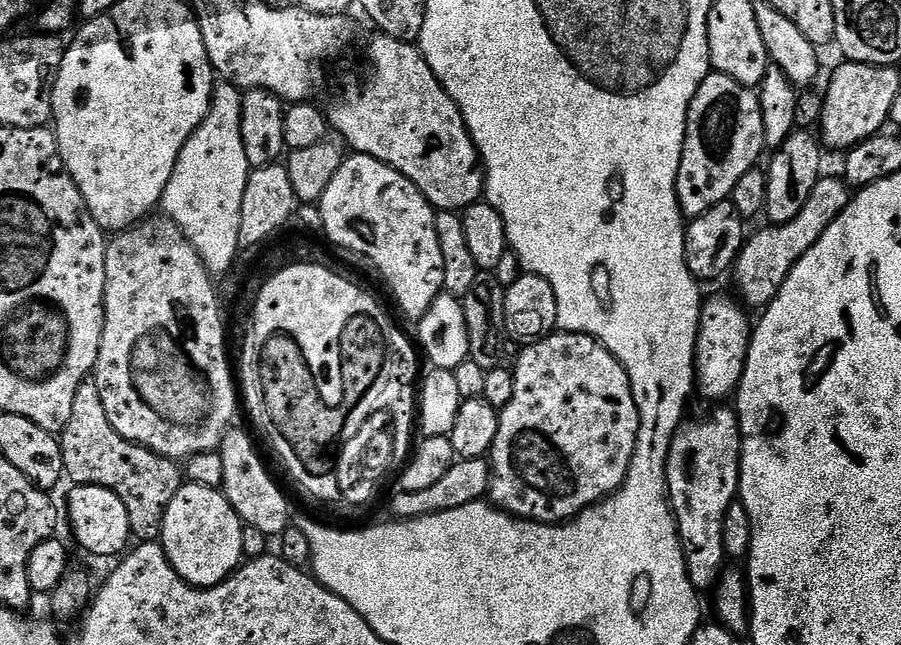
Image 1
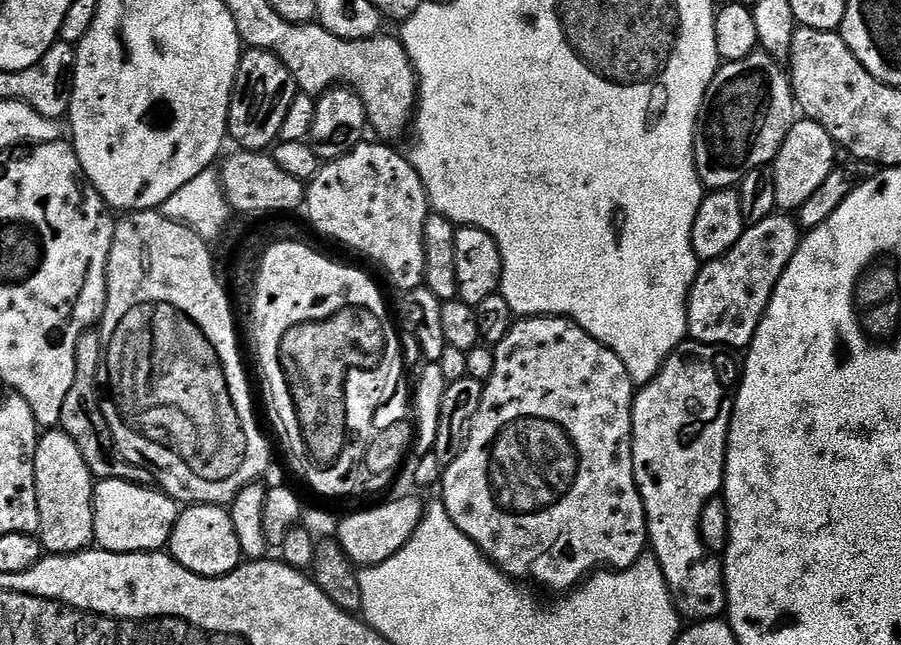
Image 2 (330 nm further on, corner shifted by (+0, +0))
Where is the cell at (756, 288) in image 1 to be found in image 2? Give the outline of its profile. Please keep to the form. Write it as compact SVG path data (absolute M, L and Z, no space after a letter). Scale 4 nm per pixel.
M773 214L762 222L749 225L738 242L724 256L707 261L696 275L688 298L688 336L695 343L730 346L745 349L753 340L757 326L768 308L773 290L777 286L790 258L797 250L800 228L788 214Z

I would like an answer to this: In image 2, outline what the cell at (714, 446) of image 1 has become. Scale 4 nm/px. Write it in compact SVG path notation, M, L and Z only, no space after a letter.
M685 342L664 359L660 373L635 393L632 402L632 461L634 478L648 519L651 551L664 571L676 611L697 621L725 615L728 595L724 589L724 566L719 555L704 556L700 541L700 515L708 500L721 495L728 449L728 423L732 421L733 393L728 392L716 369L717 349L711 344Z

